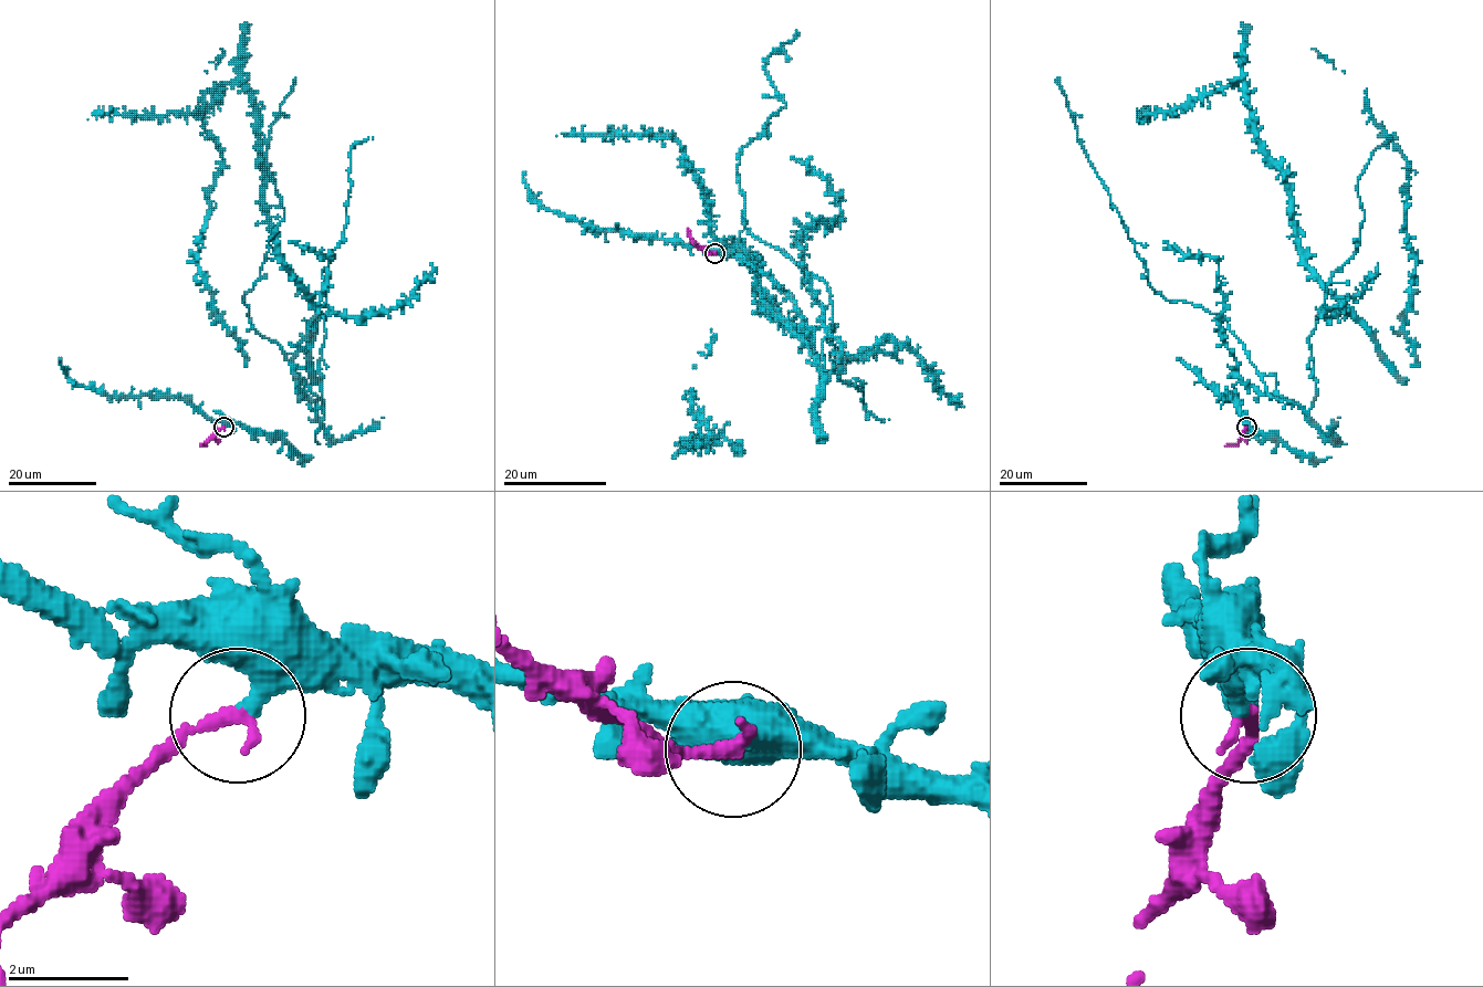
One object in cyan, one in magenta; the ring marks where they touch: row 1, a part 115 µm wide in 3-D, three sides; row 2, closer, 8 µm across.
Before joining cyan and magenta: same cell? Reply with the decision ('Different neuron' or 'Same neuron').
Different neuron

